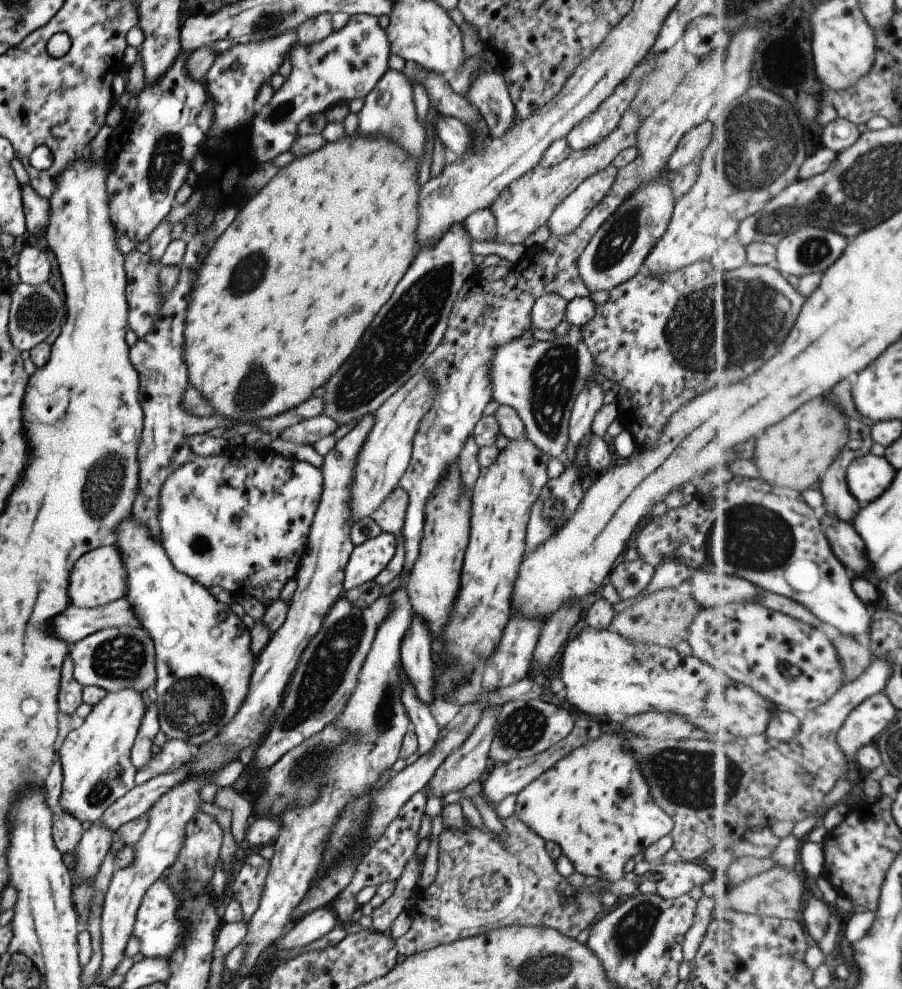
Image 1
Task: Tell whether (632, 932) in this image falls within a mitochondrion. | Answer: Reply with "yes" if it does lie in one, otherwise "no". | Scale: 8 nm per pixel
yes

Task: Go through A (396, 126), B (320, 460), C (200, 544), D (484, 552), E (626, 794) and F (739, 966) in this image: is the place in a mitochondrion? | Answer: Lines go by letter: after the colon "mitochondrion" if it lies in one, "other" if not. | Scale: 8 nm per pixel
A: mitochondrion
B: other
C: mitochondrion
D: other
E: mitochondrion
F: other

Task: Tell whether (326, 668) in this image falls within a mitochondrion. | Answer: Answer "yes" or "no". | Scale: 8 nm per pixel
yes

